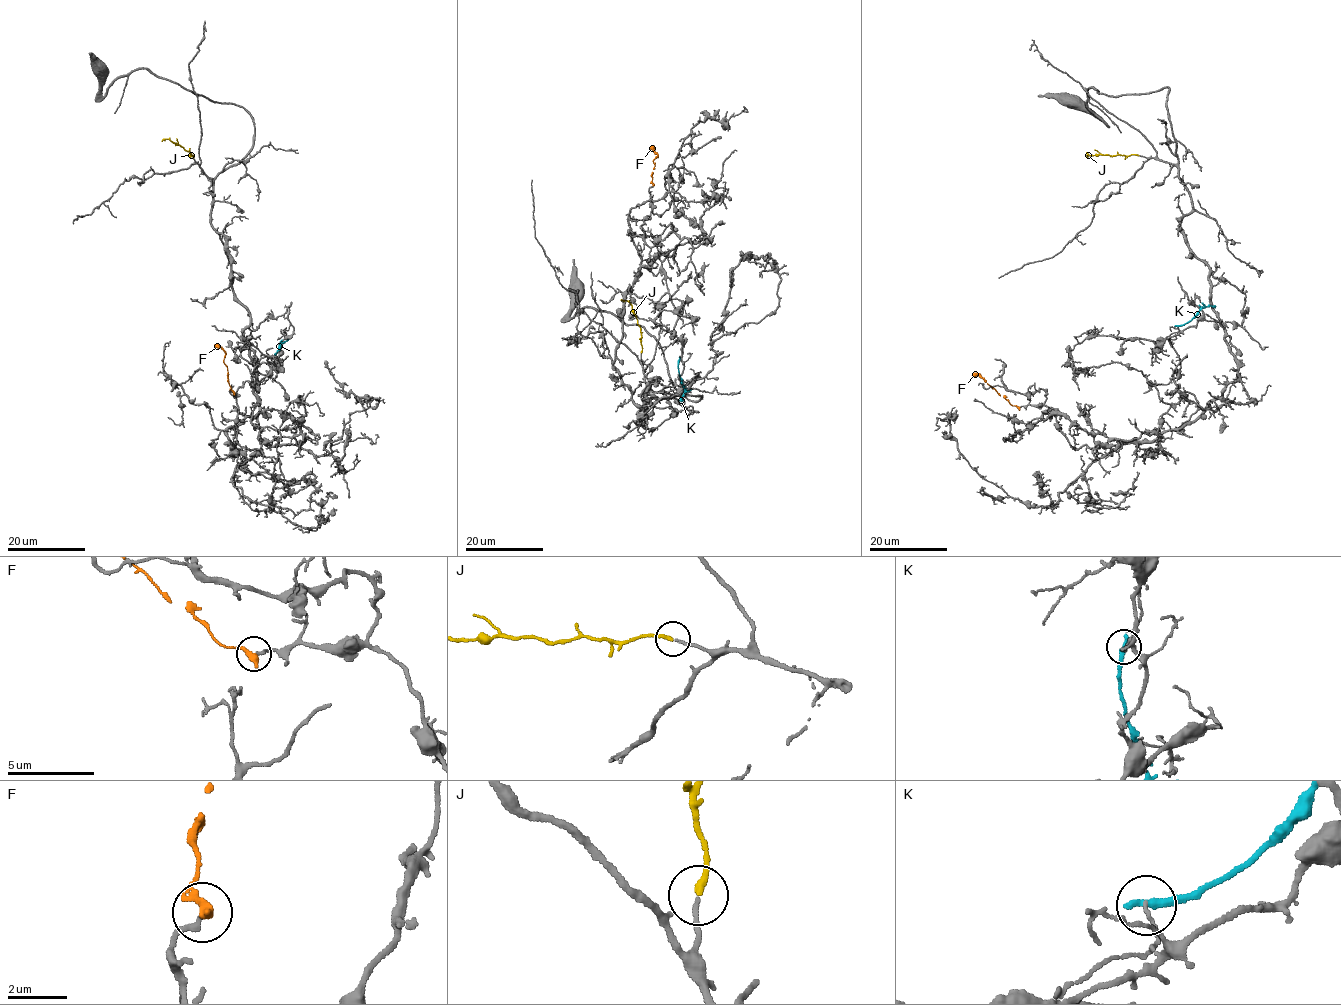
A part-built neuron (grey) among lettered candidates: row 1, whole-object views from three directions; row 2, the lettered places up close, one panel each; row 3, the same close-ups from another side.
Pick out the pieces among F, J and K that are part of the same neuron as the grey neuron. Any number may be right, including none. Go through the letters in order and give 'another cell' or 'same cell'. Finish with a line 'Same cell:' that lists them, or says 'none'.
F: another cell
J: same cell
K: another cell
Same cell: J

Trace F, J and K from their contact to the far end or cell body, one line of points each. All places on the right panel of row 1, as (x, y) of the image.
F: (1019, 407), (1012, 405), (974, 373)
J: (1139, 155), (1087, 153), (1086, 157)
K: (1177, 326), (1189, 322), (1201, 308), (1215, 307)

